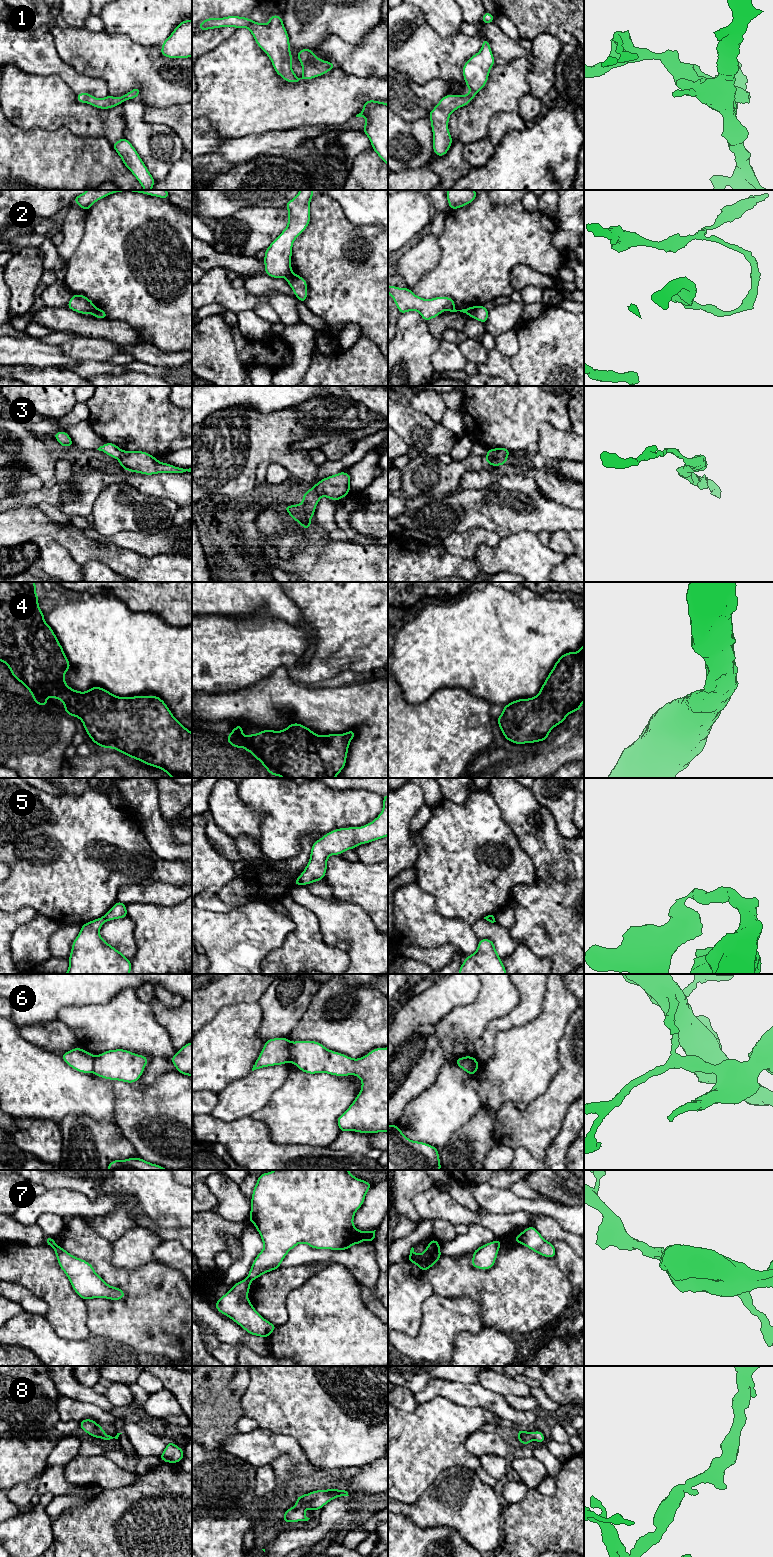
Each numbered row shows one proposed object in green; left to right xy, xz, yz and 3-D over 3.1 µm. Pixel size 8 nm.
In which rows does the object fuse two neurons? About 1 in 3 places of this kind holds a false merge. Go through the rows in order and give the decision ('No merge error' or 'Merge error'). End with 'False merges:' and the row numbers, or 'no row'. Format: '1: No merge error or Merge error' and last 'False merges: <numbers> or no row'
1: No merge error
2: Merge error
3: No merge error
4: No merge error
5: Merge error
6: Merge error
7: Merge error
8: No merge error
False merges: 2, 5, 6, 7

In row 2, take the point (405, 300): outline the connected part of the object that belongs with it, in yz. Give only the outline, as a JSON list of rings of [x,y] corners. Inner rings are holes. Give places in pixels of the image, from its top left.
[[[388,286],[388,293],[391,295],[401,314],[408,311],[418,311],[424,321],[428,321],[440,315],[441,312],[449,310],[450,312],[463,312],[468,314],[472,307],[462,310],[455,309],[455,302],[451,297],[435,297],[432,299],[423,299],[412,293],[411,289],[398,288],[397,286]]]

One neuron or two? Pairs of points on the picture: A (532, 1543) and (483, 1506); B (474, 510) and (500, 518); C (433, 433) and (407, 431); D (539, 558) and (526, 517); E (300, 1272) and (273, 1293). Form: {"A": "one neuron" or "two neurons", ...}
{"A": "two neurons", "B": "one neuron", "C": "one neuron", "D": "two neurons", "E": "one neuron"}

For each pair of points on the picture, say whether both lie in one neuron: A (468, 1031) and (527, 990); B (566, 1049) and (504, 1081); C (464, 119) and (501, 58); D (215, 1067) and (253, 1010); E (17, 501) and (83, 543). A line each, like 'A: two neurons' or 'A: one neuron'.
A: two neurons
B: two neurons
C: two neurons
D: one neuron
E: two neurons

